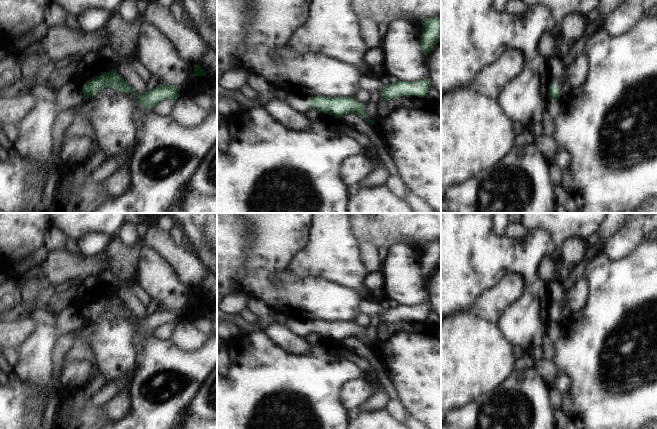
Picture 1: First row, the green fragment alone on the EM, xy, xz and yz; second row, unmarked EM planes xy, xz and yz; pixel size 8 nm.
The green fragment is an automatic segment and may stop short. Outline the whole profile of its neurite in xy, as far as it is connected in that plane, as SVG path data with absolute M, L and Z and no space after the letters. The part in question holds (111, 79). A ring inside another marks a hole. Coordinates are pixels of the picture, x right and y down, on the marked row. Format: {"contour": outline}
{"contour": "M112 69L92 77L81 88L71 80L56 91L56 98L53 101L37 98L35 106L16 126L18 137L13 143L13 149L21 157L38 161L46 169L45 174L41 176L44 182L50 177L48 171L50 169L57 171L63 163L62 158L51 157L51 131L54 117L63 110L83 104L86 99L105 88L127 94L133 92L139 100L139 107L146 109L152 109L155 104L163 100L175 101L179 97L174 85L160 85L140 95L124 81L115 69Z"}

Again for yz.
{"contour": "M552 78L552 82L550 83L549 90L548 90L550 101L557 101L560 99L561 86L562 83L559 79Z"}

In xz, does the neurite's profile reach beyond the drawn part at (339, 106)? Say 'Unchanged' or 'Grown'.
Grown

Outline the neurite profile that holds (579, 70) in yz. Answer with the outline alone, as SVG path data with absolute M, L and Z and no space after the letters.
M586 51L579 53L569 66L571 87L581 86L589 76L589 58Z

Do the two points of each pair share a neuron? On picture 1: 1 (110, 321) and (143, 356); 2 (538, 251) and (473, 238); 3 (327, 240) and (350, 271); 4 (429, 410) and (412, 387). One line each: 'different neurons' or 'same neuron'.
1: different neurons
2: same neuron
3: same neuron
4: same neuron

